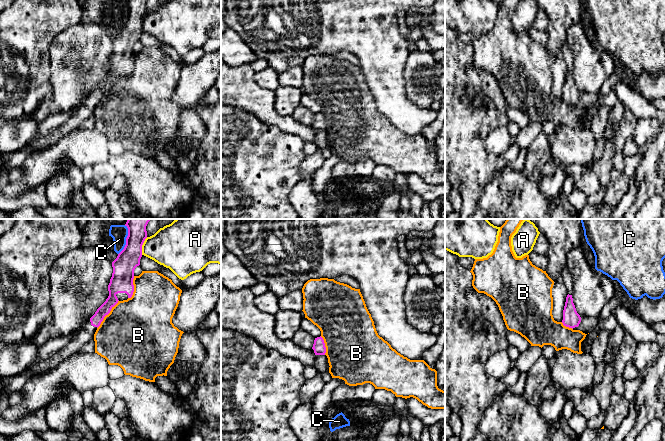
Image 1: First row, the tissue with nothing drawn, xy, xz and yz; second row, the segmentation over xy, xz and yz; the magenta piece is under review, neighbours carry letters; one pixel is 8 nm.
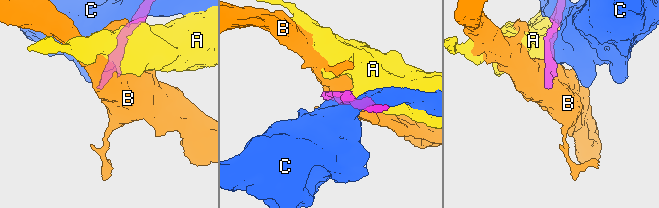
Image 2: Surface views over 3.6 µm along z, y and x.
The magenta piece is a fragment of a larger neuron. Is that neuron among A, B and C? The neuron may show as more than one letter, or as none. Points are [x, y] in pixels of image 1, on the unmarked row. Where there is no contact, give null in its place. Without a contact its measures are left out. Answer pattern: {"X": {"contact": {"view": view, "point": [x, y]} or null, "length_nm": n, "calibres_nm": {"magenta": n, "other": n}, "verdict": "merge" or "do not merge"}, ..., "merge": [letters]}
{"A": {"contact": {"view": "xy", "point": [141, 22]}, "length_nm": 150, "calibres_nm": {"magenta": 180, "other": 340}, "verdict": "do not merge"}, "B": {"contact": {"view": "xy", "point": [107, 90]}, "length_nm": 280, "calibres_nm": {"magenta": 130, "other": 500}, "verdict": "do not merge"}, "C": {"contact": {"view": "xy", "point": [126, 16]}, "length_nm": 240, "calibres_nm": {"magenta": 180, "other": 140}, "verdict": "do not merge"}, "merge": []}

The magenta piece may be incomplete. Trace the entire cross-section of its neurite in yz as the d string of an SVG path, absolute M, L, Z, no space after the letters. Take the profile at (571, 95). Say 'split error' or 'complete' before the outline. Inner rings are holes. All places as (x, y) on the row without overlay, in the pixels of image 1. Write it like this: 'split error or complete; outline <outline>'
split error; outline M567 71L566 78L563 86L564 102L572 104L573 106L580 106L585 110L592 108L599 100L598 93L580 93L577 89L573 79L572 71Z

